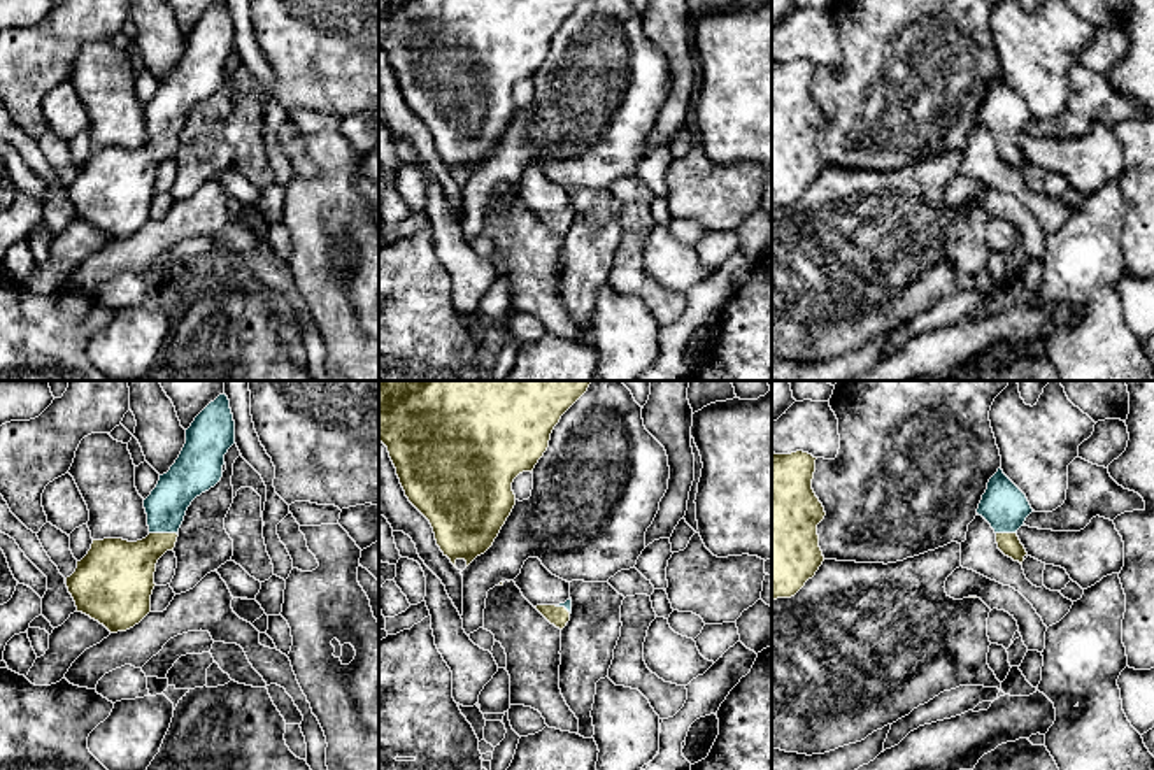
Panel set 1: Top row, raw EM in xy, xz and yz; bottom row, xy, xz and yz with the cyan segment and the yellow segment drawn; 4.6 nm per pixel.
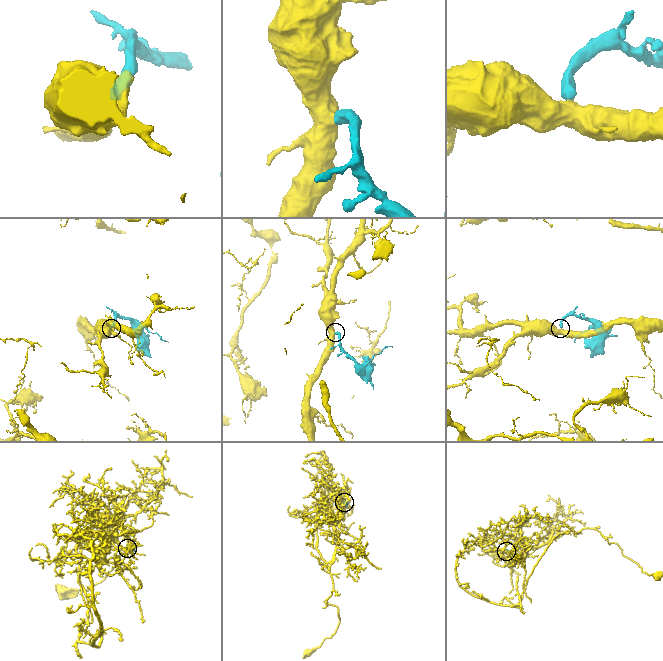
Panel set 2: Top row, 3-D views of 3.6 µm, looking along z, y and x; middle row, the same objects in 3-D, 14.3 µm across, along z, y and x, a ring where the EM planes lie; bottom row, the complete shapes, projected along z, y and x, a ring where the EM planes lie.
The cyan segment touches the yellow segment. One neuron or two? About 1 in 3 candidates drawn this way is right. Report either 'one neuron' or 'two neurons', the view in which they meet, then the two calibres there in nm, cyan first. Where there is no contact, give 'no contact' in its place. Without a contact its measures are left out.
one neuron; meets cyan in xy; 190 nm thick on the cyan side, 280 nm on the other

